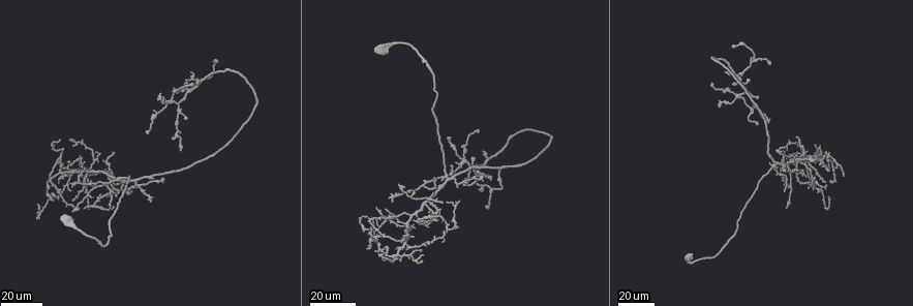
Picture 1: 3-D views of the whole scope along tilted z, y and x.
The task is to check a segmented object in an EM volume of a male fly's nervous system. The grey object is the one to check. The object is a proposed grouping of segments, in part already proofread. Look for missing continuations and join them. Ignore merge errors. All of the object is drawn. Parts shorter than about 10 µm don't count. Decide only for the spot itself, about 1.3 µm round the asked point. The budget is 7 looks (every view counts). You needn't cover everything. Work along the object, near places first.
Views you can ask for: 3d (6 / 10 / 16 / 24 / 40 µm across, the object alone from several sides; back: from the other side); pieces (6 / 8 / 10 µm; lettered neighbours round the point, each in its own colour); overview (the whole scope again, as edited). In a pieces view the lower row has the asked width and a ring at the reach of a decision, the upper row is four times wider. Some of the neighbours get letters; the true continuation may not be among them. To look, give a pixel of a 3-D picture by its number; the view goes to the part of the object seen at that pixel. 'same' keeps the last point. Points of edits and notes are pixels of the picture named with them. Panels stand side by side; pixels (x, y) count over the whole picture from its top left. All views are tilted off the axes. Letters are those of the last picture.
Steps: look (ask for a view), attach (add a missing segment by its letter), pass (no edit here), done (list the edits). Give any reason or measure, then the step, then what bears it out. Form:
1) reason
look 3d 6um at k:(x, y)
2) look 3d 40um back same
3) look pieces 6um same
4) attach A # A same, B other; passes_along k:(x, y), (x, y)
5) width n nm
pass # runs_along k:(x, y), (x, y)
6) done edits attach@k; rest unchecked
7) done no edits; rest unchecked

free end
look 3d 24um at 1:(159, 99)

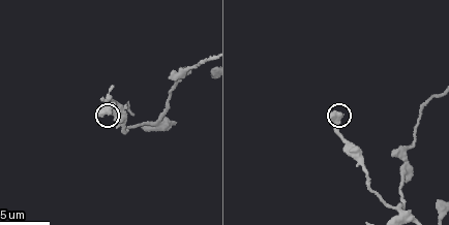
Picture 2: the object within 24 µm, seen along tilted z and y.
look pieces 8um at 2:(333, 111)

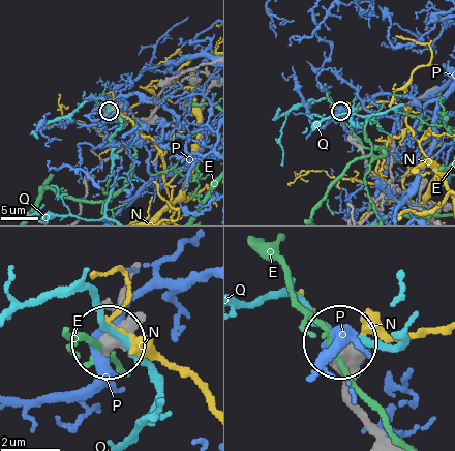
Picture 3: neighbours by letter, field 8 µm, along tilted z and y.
pass # E other, N other, P other, Q other; no lettered segment goes on from it

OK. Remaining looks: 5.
thin end
look 3d 24um at 1:(455, 162)

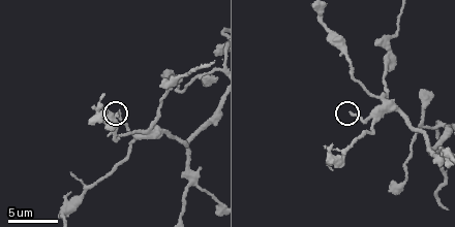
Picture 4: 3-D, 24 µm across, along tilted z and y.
look pieces 6um at 4:(348, 114)

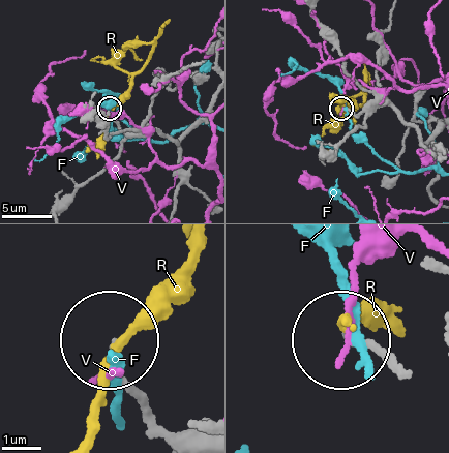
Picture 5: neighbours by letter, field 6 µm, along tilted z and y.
width 160 nm
pass # F other, R other, V other; runs_along 5:(392, 358), (348, 339); none of them fits

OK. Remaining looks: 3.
stops while still wide
look 3d 24um at 1:(174, 137)

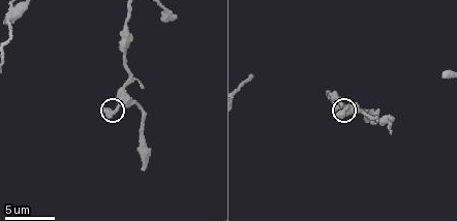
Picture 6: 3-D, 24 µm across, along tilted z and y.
what lies round it
look pieces 8um at 6:(335, 113)

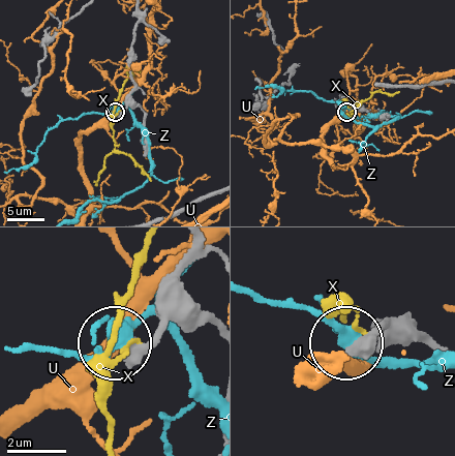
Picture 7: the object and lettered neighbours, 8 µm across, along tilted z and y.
pass # U other, X other, Z other; runs_along 7:(389, 318), (345, 345); none of them fits

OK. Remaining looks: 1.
done no edits; rest unchecked

